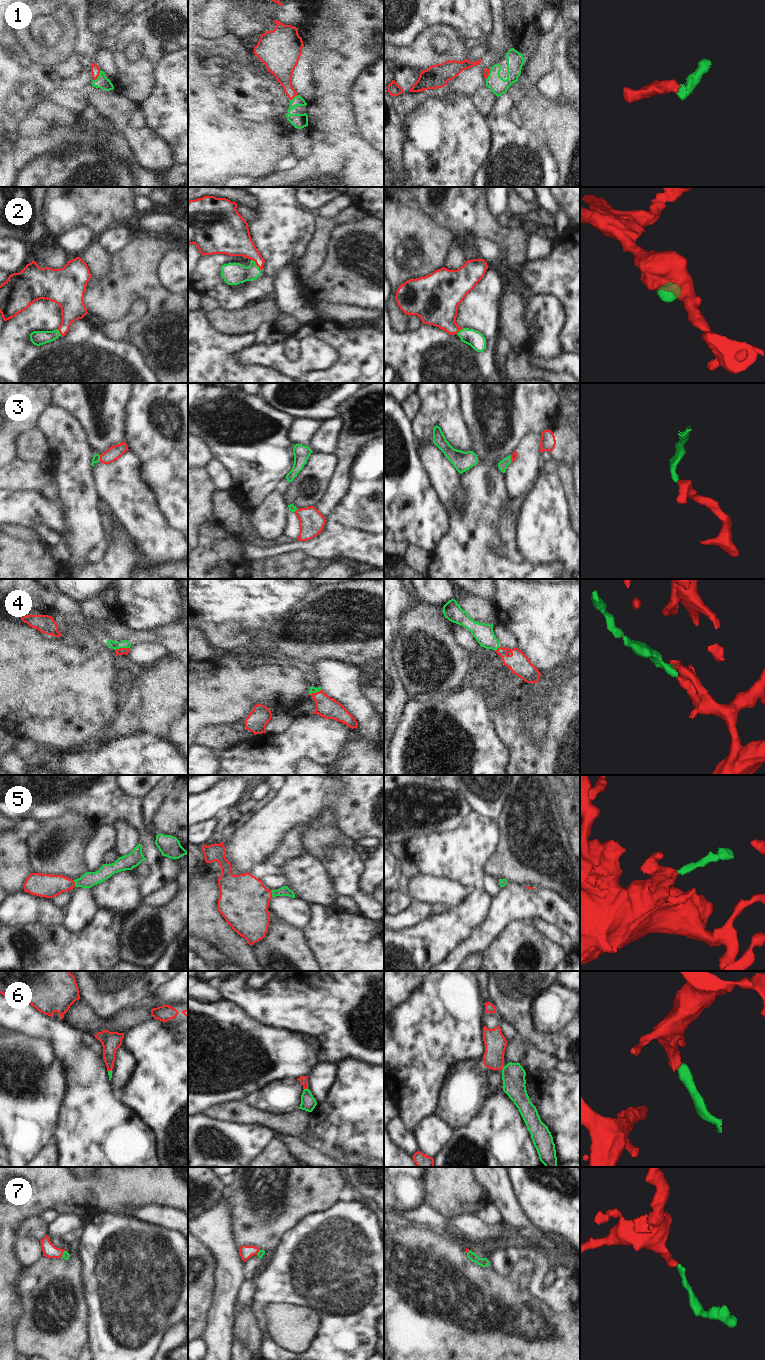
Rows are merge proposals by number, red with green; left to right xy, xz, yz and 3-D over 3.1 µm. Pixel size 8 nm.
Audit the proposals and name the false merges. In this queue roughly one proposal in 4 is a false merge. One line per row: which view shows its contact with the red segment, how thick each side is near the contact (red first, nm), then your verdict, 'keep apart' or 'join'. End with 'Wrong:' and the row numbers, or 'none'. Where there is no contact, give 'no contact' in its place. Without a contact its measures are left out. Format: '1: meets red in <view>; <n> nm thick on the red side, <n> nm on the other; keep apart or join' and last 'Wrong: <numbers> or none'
1: meets red in xy; 70 nm thick on the red side, 100 nm on the other; join
2: meets red in xz; 240 nm thick on the red side, 180 nm on the other; join
3: meets red in xy; 110 nm thick on the red side, 60 nm on the other; join
4: meets red in xy; 60 nm thick on the red side, 70 nm on the other; join
5: meets red in xy; 190 nm thick on the red side, 120 nm on the other; join
6: meets red in xz; 70 nm thick on the red side, 120 nm on the other; join
7: meets red in xy; 110 nm thick on the red side, 60 nm on the other; join
Wrong: none

